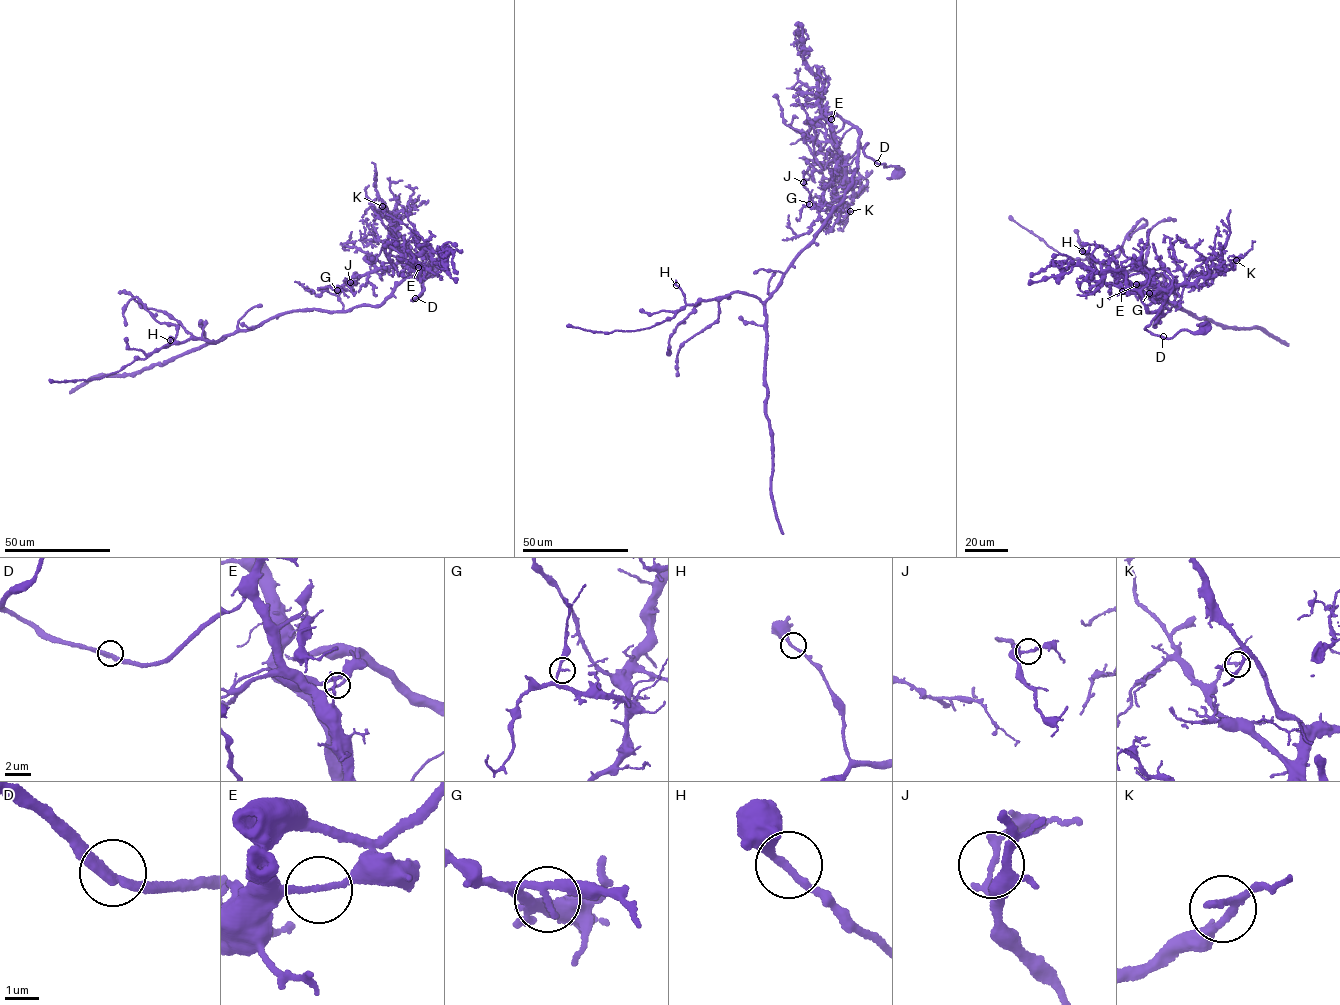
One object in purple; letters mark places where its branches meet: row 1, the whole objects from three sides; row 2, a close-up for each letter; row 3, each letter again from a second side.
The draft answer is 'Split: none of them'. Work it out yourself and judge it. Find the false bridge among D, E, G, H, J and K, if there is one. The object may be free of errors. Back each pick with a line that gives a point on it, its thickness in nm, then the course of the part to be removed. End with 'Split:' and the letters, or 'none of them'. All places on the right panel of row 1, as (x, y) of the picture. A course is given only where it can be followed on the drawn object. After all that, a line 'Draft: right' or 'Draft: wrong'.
E: (1122, 291) | 150 nm | (1122, 291), (1134, 289), (1148, 312), (1162, 313), (1156, 326), (1161, 300), (1094, 260), (1061, 254), (1009, 216)
Split: E
Draft: wrong

